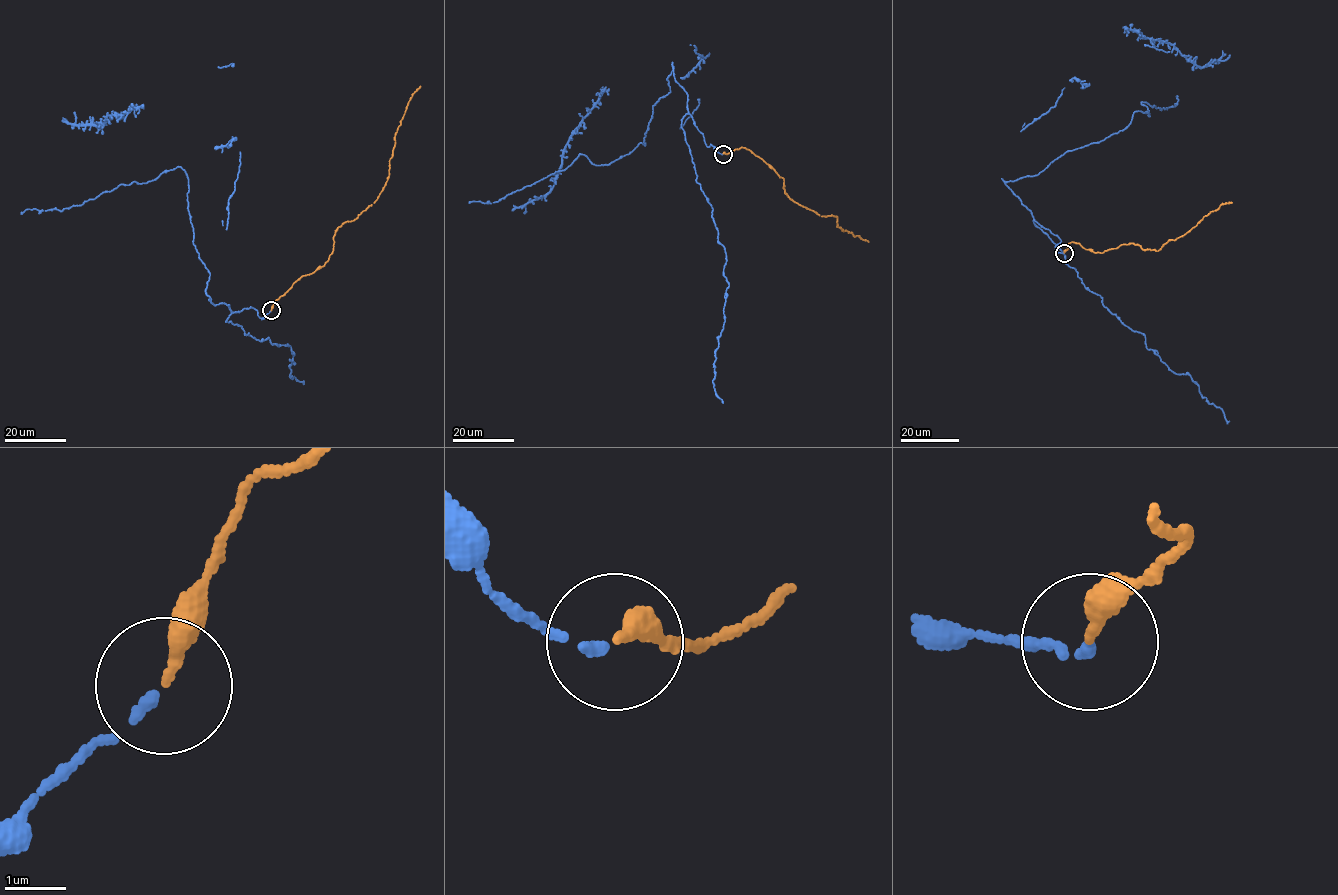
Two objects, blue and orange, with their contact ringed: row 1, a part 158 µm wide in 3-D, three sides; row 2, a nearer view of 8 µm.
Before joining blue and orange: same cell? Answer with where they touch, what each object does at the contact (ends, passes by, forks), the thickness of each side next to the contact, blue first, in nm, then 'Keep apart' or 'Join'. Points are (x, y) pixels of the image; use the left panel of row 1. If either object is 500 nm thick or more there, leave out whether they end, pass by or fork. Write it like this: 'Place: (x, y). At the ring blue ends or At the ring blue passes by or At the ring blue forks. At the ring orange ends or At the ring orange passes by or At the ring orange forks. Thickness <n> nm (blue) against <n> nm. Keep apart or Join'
Place: (271, 310). At the ring blue ends. At the ring orange ends. Thickness 150 nm (blue) against 220 nm. Join

